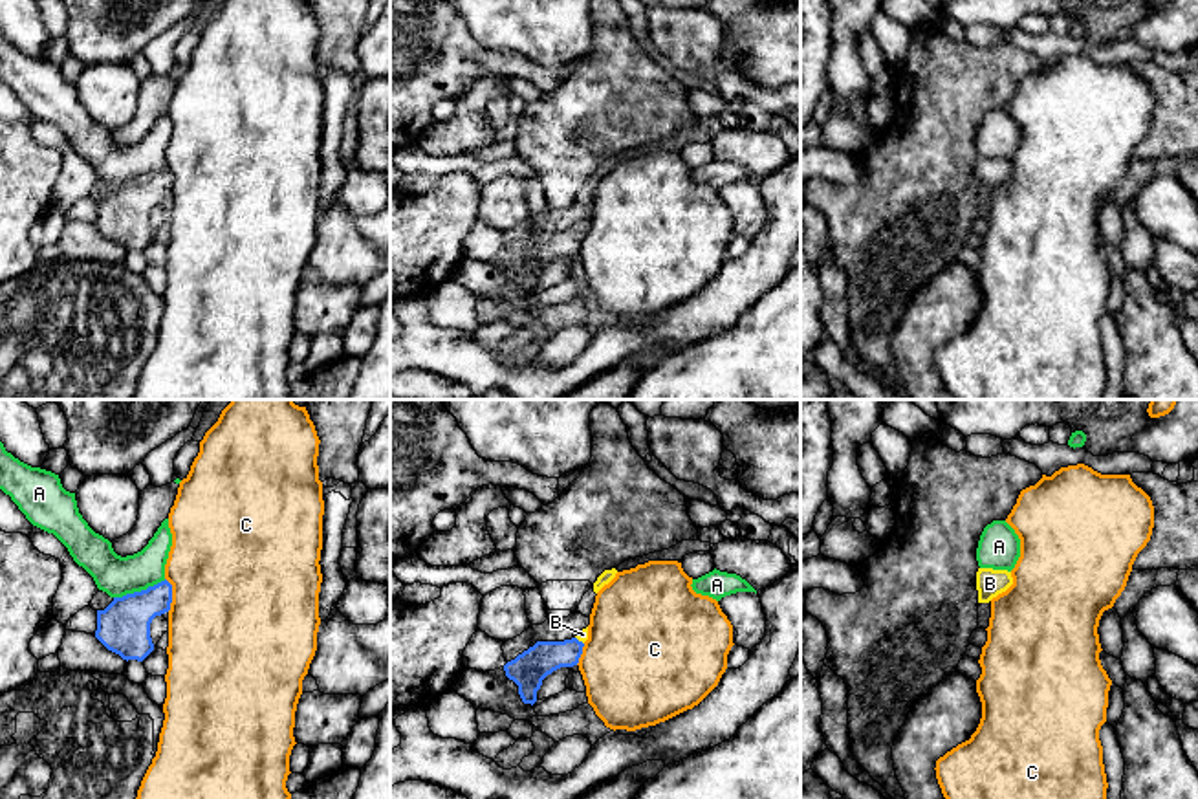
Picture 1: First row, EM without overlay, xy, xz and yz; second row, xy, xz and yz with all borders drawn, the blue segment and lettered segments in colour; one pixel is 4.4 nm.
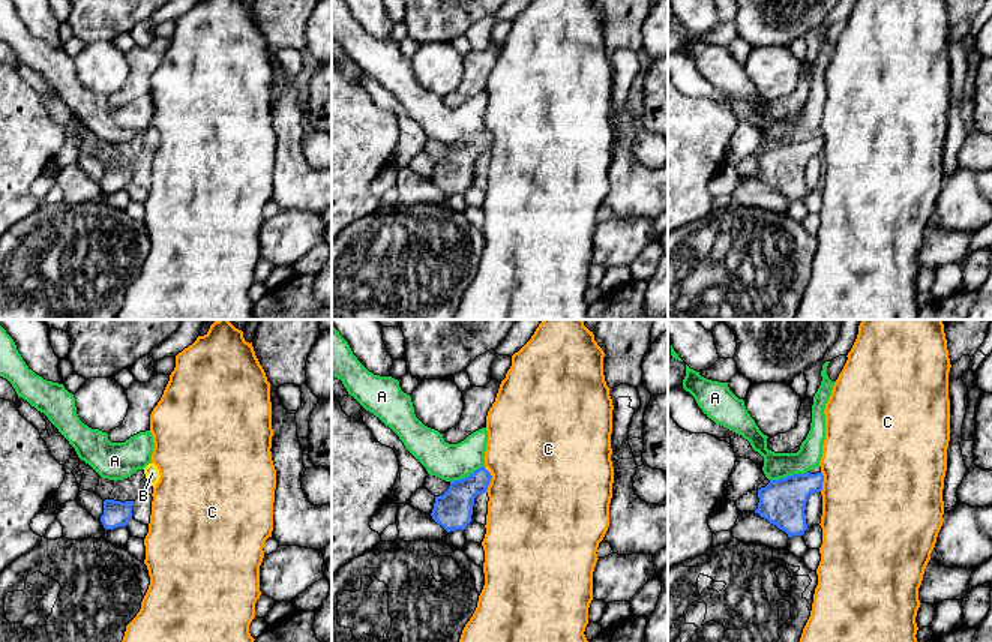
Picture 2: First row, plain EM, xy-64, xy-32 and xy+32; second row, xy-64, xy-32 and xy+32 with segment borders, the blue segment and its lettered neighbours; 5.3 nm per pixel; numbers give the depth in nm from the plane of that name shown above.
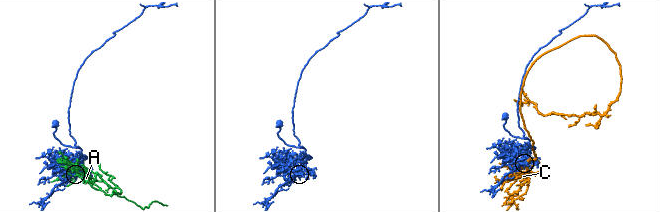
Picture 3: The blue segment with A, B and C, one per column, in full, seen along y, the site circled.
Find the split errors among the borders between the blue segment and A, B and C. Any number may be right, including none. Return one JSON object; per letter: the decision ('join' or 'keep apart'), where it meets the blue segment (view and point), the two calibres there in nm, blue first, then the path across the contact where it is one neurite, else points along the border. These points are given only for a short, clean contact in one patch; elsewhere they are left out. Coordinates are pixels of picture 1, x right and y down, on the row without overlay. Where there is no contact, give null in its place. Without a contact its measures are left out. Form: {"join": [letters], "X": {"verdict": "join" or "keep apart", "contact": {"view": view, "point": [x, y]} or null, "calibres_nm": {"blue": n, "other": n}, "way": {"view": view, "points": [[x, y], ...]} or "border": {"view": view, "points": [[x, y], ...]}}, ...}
{"join": ["B"], "A": {"verdict": "keep apart", "contact": {"view": "xy", "point": [141, 180]}, "calibres_nm": {"blue": 240, "other": 180}}, "B": {"verdict": "join", "contact": {"view": "xz", "point": [577, 229]}, "calibres_nm": {"blue": 150, "other": 50}, "way": {"view": "xz", "points": [[530, 257], [577, 229], [583, 224]]}}, "C": {"verdict": "keep apart", "contact": {"view": "xy", "point": [171, 184]}, "calibres_nm": {"blue": 220, "other": 500}, "border": {"view": "xy", "points": [[165, 167], [171, 175], [169, 200]]}}}

